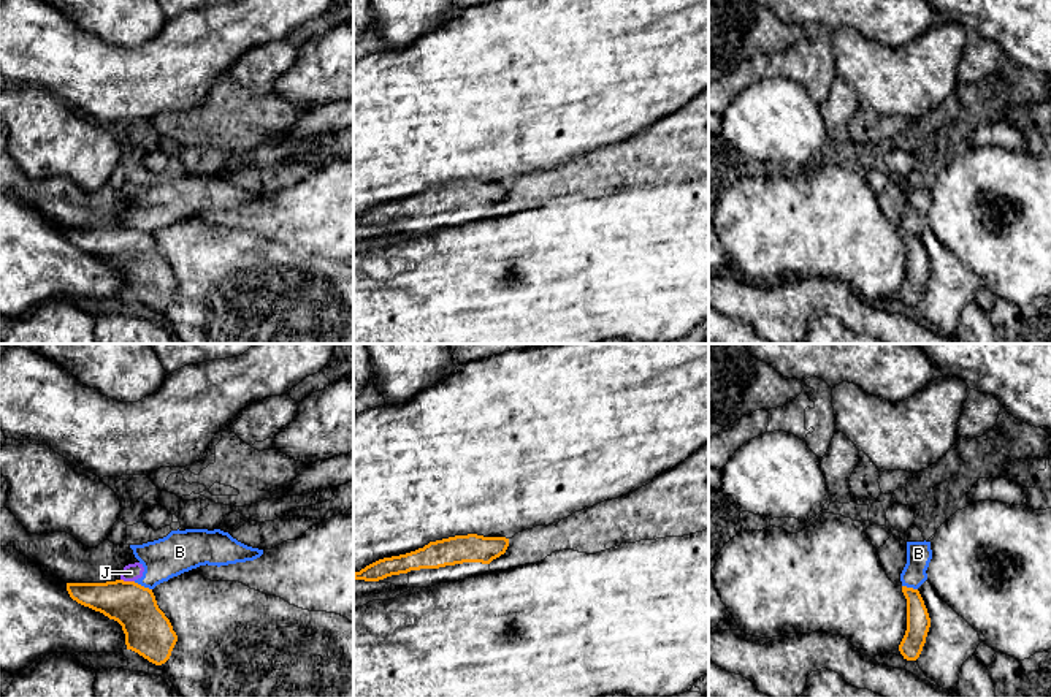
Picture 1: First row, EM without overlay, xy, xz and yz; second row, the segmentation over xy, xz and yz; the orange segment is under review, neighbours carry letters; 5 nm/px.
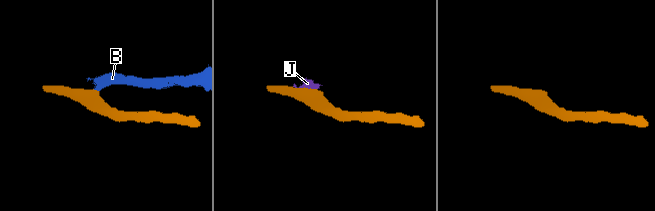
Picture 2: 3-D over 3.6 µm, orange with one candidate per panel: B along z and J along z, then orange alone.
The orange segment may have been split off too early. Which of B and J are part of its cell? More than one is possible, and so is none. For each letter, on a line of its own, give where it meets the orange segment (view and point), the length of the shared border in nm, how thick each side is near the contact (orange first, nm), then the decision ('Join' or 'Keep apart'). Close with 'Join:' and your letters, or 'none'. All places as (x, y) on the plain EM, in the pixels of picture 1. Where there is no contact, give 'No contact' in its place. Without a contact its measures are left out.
B: Touches orange at xy (143, 232). Shared border 100 nm. Thickness 240 nm (orange) against 200 nm. Keep apart
J: Touches orange at xy (127, 227). Shared border 70 nm. Thickness 220 nm (orange) against 90 nm. Keep apart
Join: none

